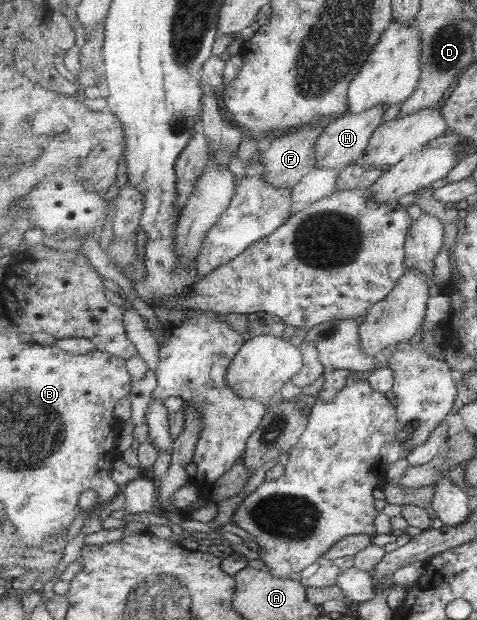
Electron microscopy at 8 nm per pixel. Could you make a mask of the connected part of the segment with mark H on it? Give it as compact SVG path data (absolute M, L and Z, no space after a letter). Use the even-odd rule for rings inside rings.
M379 104L371 109L367 109L359 114L351 114L339 116L337 119L329 122L323 135L317 141L317 150L315 153L317 169L337 169L341 171L346 169L351 163L364 158L368 149L371 136L376 129L383 123L387 111L387 104Z

